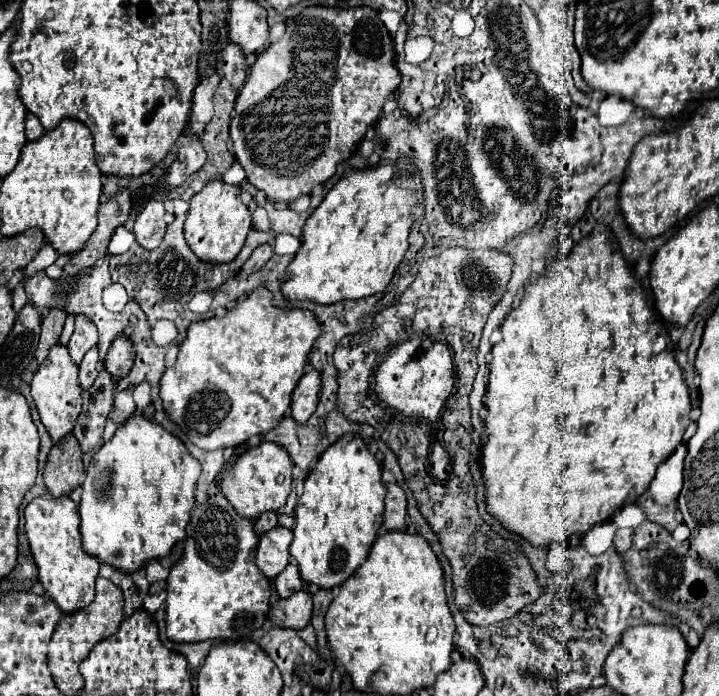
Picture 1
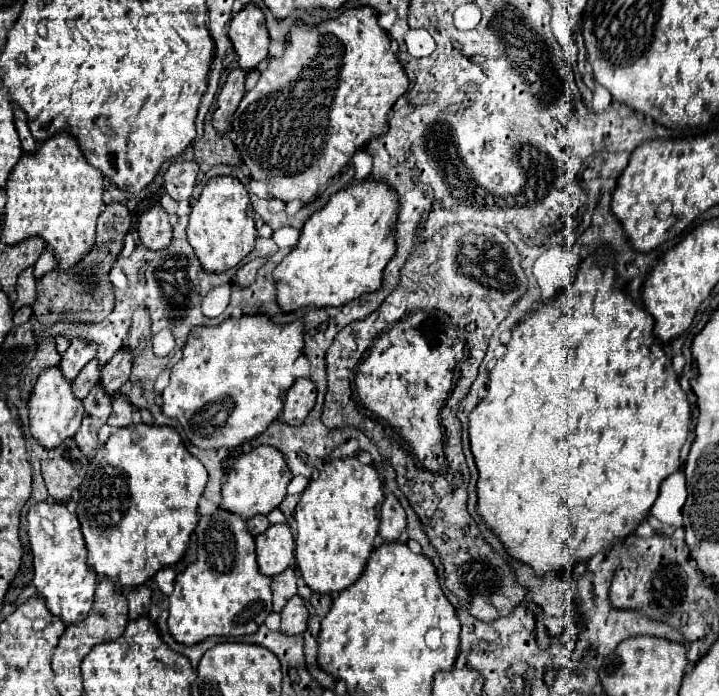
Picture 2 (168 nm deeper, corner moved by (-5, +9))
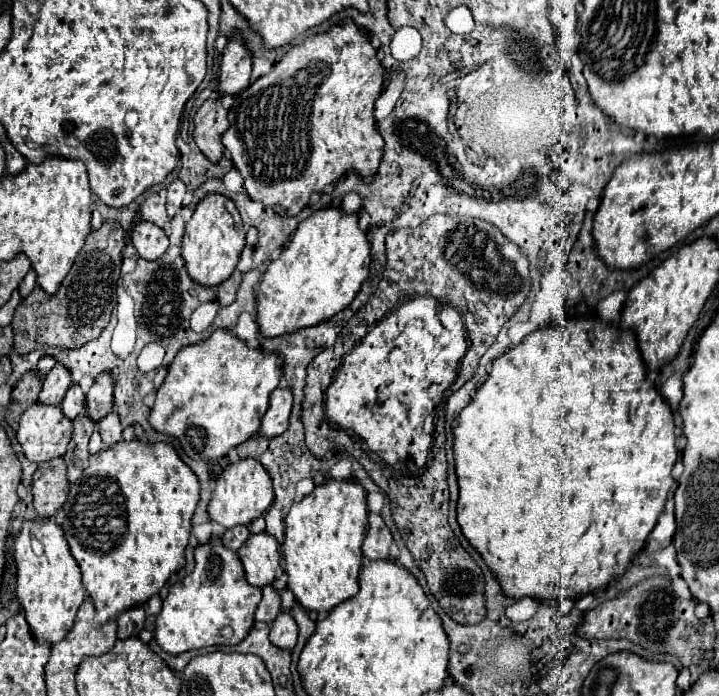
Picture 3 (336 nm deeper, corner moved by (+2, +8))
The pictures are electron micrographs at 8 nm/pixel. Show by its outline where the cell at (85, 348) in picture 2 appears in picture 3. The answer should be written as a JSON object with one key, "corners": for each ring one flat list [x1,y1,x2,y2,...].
{"corners":[[56,363,44,379,44,387,40,391,40,401,46,405,60,405,70,383,72,383,70,369,64,367,62,363]]}

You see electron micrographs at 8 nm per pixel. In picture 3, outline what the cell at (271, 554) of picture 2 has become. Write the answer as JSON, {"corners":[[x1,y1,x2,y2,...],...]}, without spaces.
{"corners":[[270,533,250,535,248,541,238,549,240,561,246,571,246,579,254,587,264,587,274,581,276,569,282,565,282,551,276,537]]}

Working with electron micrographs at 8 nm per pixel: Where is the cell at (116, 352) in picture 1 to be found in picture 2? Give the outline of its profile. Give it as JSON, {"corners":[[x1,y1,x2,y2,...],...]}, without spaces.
{"corners":[[119,350,103,368,101,368,101,386,105,386,105,394,117,396,121,386,127,382,131,372,133,354,129,350]]}

